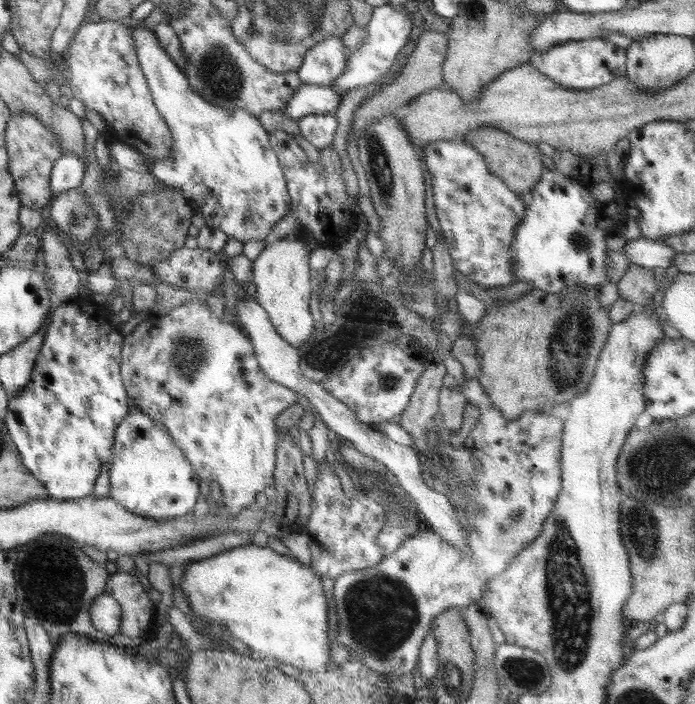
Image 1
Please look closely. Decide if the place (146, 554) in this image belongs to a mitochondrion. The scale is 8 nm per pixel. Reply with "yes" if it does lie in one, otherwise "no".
no

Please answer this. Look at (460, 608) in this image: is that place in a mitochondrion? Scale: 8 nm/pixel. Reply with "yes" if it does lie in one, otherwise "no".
no

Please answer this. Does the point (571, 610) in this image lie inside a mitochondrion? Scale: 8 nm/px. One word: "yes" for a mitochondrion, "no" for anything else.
yes

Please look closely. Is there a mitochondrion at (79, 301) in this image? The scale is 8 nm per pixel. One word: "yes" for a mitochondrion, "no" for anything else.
no

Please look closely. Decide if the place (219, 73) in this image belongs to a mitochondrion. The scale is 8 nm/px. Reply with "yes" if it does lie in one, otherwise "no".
yes

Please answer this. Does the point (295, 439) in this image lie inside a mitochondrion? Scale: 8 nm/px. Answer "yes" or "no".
no

